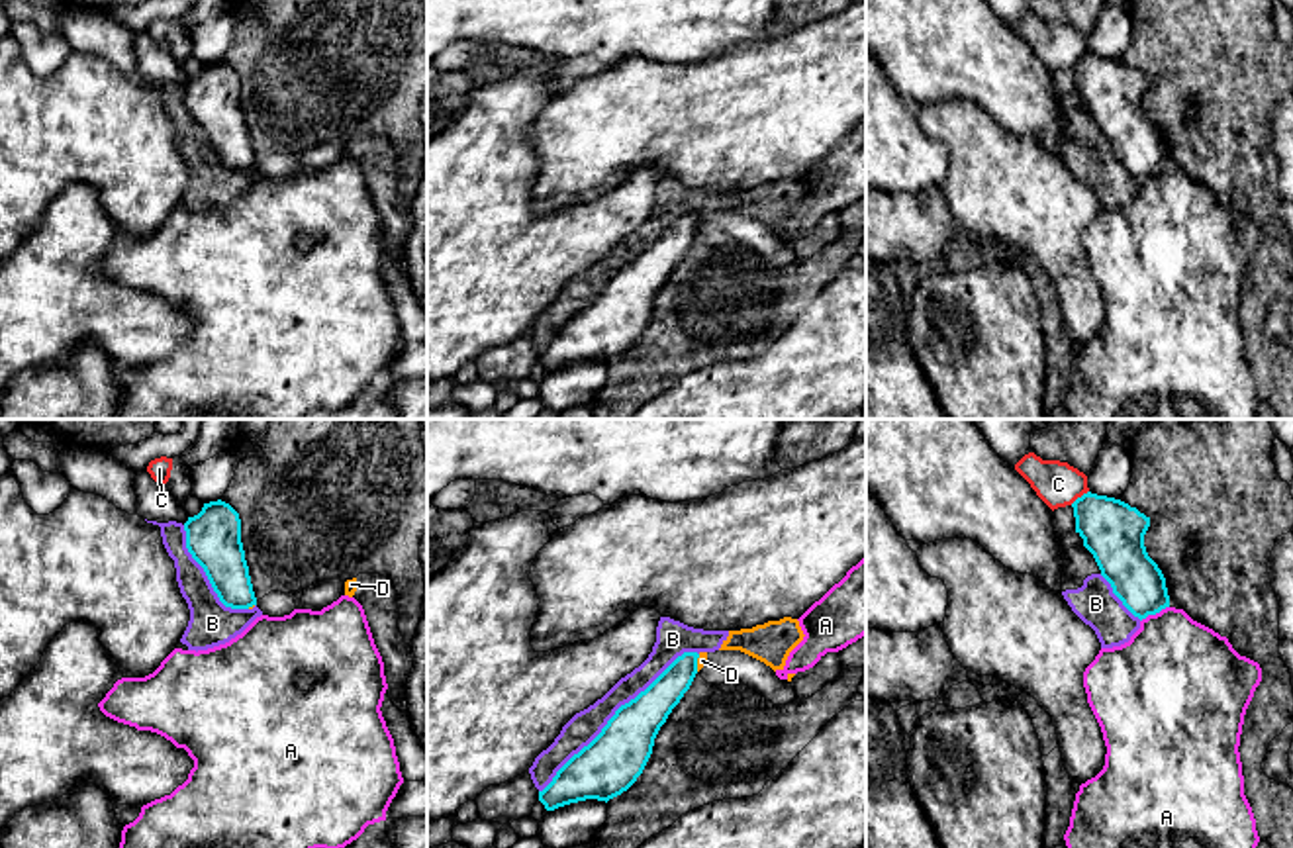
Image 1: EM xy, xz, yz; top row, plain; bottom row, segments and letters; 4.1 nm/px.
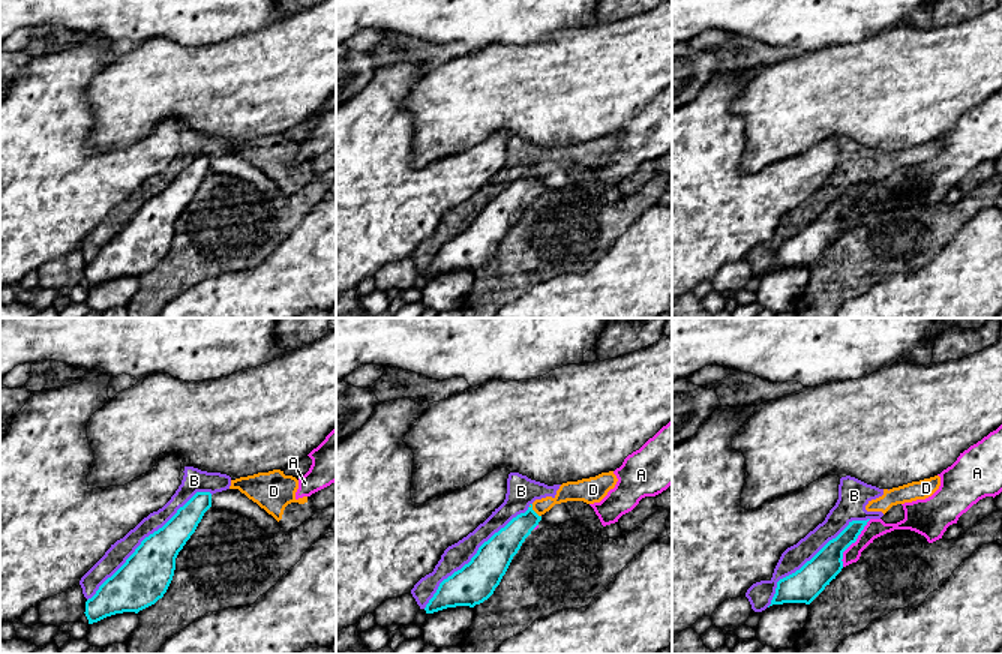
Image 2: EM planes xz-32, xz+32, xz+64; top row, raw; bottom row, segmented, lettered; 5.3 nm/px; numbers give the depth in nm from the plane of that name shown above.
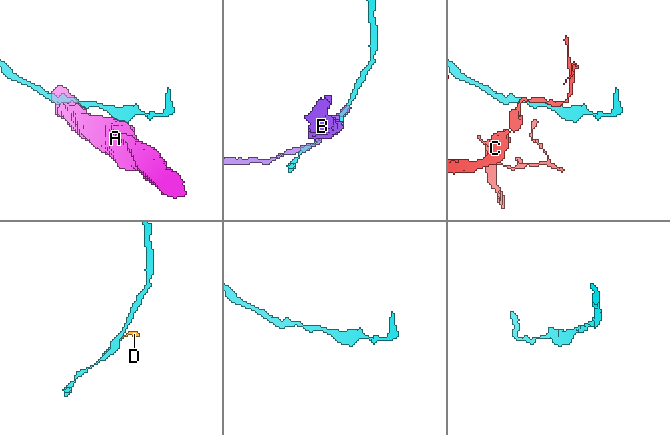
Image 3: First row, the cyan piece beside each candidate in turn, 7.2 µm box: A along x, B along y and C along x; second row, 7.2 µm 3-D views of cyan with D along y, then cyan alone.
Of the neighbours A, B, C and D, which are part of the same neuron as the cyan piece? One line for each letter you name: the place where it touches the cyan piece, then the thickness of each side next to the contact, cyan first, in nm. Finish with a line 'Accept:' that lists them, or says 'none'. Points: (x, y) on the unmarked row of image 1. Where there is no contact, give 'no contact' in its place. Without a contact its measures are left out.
Accept: none

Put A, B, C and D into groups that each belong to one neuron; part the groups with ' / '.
A / B D / C

